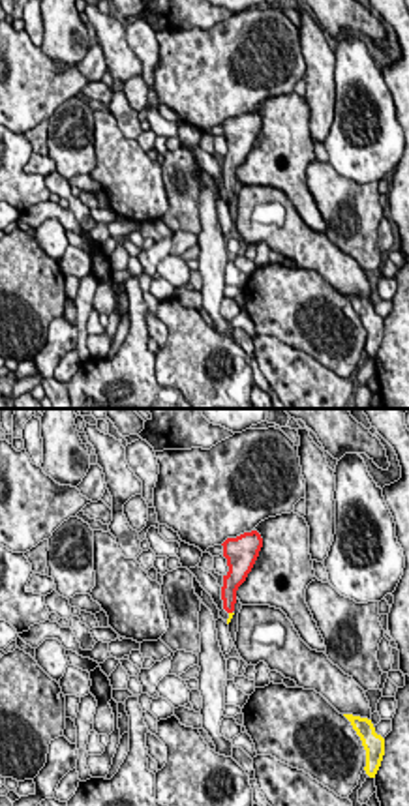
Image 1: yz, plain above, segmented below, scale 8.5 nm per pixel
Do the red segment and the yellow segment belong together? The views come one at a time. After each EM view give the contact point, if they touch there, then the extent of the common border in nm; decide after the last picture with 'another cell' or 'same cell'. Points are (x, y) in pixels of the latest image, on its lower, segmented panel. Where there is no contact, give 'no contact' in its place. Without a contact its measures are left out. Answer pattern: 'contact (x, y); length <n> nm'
no contact

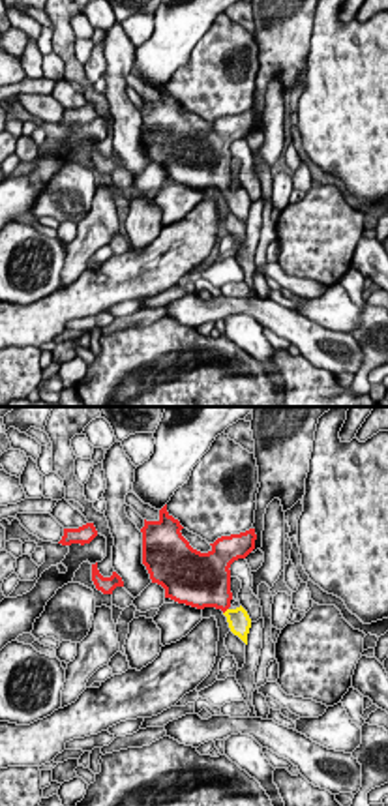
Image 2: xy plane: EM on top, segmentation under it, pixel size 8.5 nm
contact (225, 610); length 70 nm

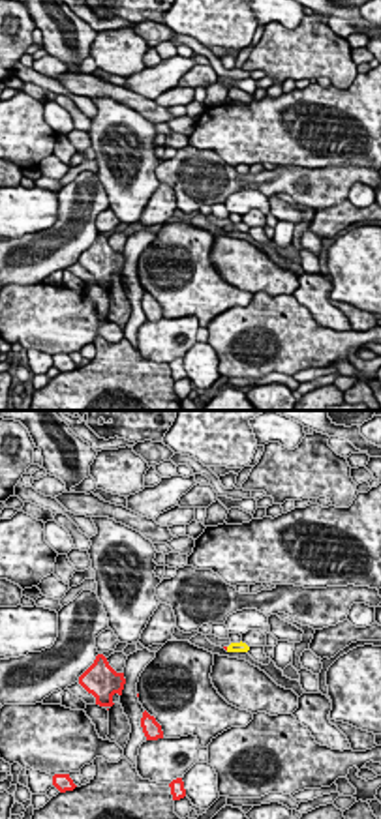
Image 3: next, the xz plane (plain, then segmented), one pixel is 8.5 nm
no contact

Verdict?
same cell

